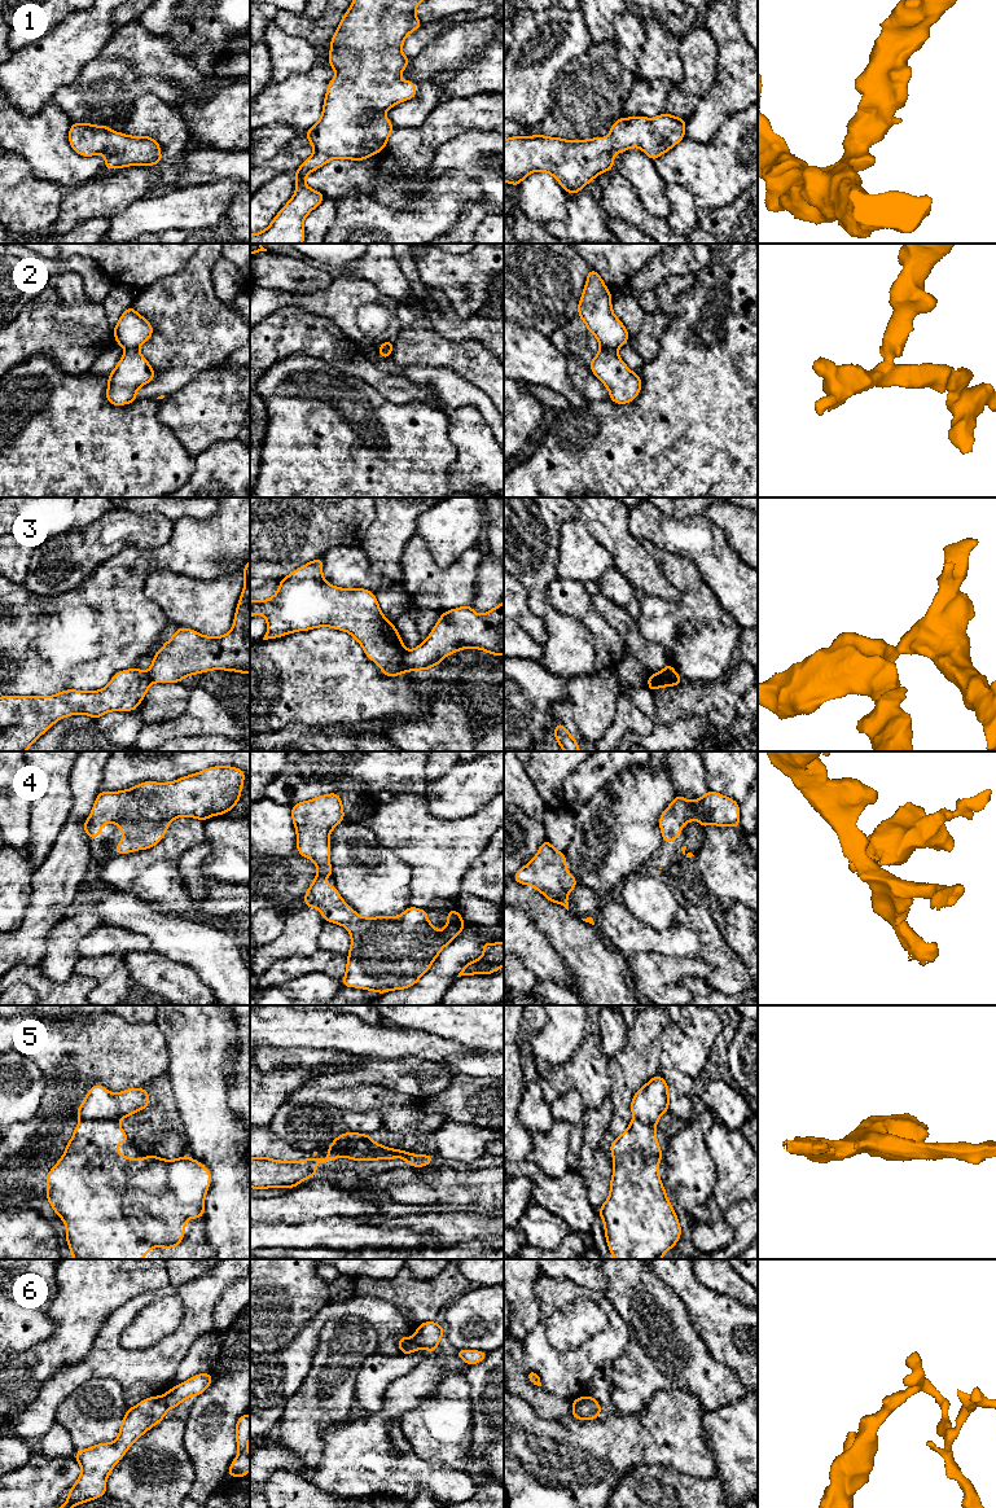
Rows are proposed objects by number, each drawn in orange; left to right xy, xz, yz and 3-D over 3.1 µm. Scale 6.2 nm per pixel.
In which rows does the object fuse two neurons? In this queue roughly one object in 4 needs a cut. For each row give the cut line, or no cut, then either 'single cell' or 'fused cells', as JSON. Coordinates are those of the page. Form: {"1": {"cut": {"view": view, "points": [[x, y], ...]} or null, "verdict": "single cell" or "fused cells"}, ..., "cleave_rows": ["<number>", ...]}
{"1": {"cut": null, "verdict": "single cell"}, "2": {"cut": {"view": "yz", "points": [[601, 347], [615, 350]]}, "verdict": "fused cells"}, "3": {"cut": {"view": "xz", "points": [[407, 651], [403, 656], [403, 671]]}, "verdict": "fused cells"}, "4": {"cut": null, "verdict": "single cell"}, "5": {"cut": {"view": "xy", "points": [[80, 1118], [118, 1121]]}, "verdict": "fused cells"}, "6": {"cut": {"view": "yz", "points": [[588, 1395], [583, 1402], [573, 1407]]}, "verdict": "fused cells"}, "cleave_rows": ["2", "3", "5", "6"]}

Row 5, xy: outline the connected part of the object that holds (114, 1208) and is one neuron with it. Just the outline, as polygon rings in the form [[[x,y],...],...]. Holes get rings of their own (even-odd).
[[[82,1118],[74,1130],[71,1140],[67,1143],[61,1160],[51,1169],[47,1175],[45,1183],[48,1185],[48,1193],[45,1200],[51,1202],[56,1215],[58,1215],[66,1224],[65,1237],[74,1259],[142,1259],[146,1253],[150,1253],[153,1246],[171,1250],[174,1246],[181,1244],[187,1220],[189,1218],[198,1219],[203,1217],[205,1196],[211,1180],[211,1171],[209,1169],[205,1169],[199,1161],[190,1160],[188,1154],[177,1160],[162,1160],[154,1154],[145,1156],[142,1160],[130,1158],[117,1150],[118,1143],[130,1143],[128,1136],[119,1125],[119,1121]]]

